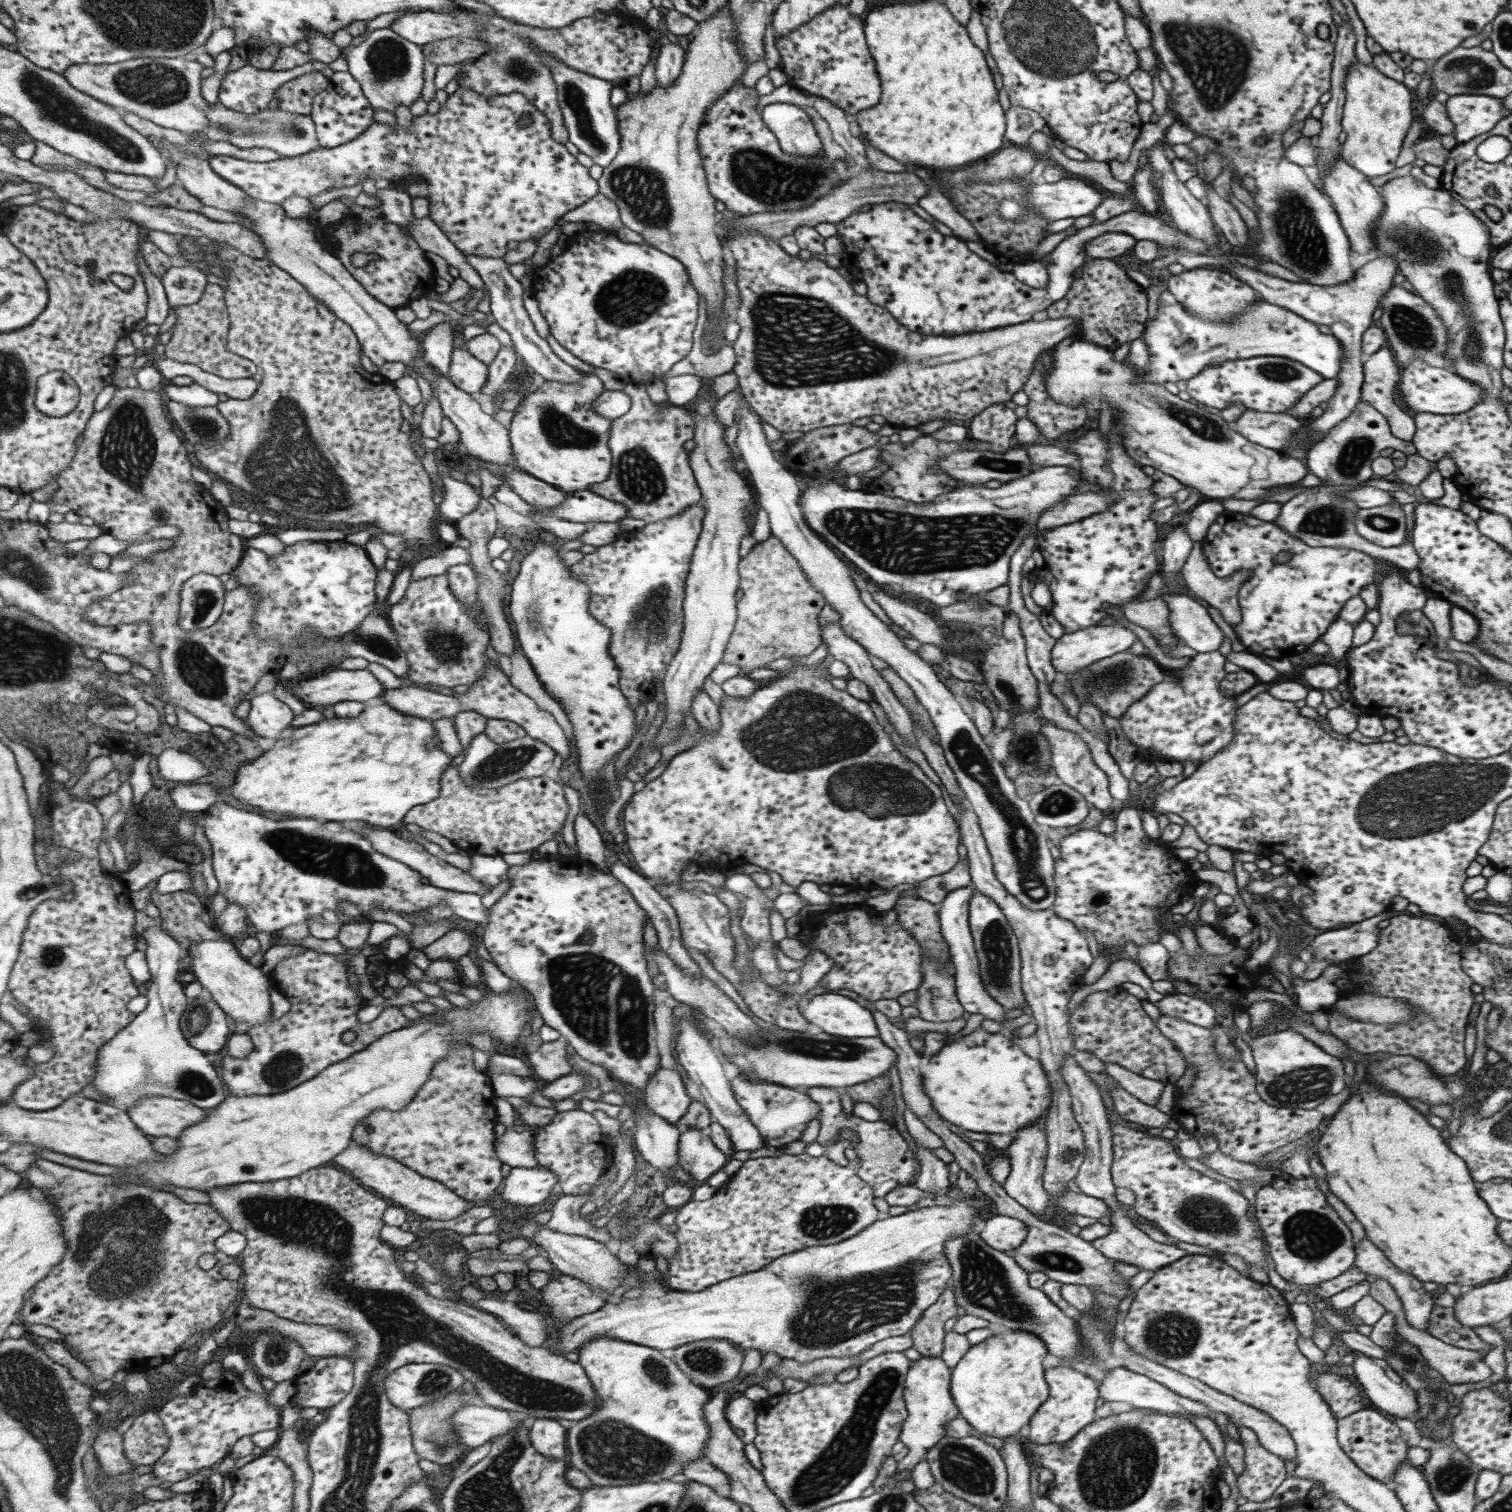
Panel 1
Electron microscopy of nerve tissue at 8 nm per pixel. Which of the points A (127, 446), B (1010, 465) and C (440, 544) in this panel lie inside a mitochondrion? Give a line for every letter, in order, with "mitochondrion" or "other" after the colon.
A: mitochondrion
B: mitochondrion
C: other

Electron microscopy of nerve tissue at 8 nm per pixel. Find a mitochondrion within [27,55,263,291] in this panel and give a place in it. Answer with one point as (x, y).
(157, 85)

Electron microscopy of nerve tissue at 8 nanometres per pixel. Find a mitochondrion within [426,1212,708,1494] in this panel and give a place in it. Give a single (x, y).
(614, 1451)

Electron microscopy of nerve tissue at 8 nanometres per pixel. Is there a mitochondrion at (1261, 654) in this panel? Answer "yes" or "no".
no

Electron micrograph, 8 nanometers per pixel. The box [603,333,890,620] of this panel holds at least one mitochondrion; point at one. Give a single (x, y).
(640, 478)

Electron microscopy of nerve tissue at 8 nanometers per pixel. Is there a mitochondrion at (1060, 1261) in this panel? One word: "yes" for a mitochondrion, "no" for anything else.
yes

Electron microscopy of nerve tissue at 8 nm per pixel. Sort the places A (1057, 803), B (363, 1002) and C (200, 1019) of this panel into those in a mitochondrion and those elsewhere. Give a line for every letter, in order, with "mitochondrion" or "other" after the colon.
A: mitochondrion
B: other
C: mitochondrion

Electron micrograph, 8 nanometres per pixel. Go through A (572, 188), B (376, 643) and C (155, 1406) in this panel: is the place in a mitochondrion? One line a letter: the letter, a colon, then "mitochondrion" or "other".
A: other
B: mitochondrion
C: other

